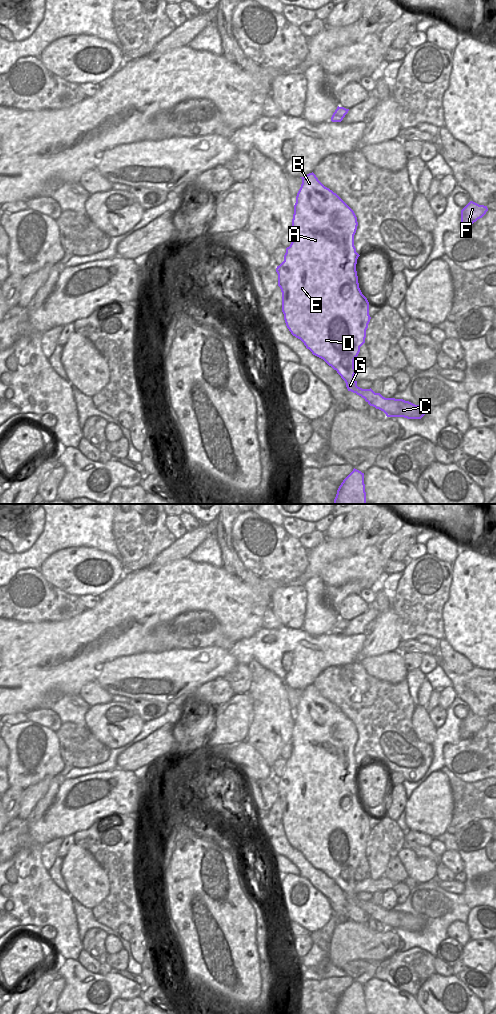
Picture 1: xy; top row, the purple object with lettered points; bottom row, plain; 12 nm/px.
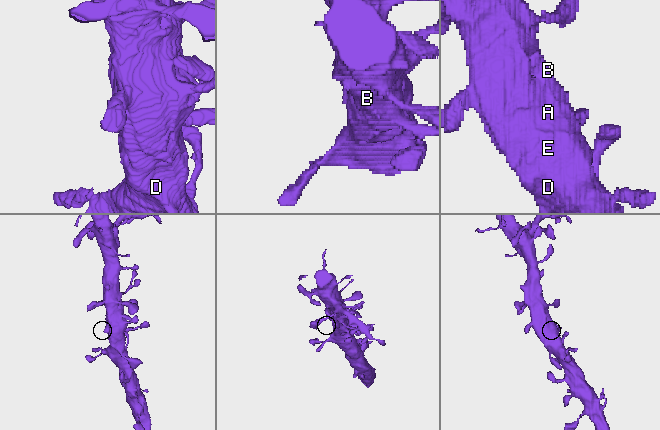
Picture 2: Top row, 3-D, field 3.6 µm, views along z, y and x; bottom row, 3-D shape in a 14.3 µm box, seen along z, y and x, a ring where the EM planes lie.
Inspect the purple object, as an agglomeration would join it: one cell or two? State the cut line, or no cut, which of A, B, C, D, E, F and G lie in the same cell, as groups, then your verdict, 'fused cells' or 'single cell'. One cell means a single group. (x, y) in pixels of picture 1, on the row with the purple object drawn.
no cut | A B C D E F G | single cell

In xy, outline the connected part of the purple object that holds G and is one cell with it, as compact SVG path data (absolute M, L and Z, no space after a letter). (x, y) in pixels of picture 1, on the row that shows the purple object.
M312 172L302 179L296 196L292 219L292 242L286 248L284 261L277 266L278 286L282 292L282 312L287 328L293 336L300 339L313 355L323 359L345 381L348 391L356 393L370 405L383 411L387 417L404 417L421 419L426 412L423 405L415 405L409 401L385 398L371 388L362 389L354 379L356 369L354 360L365 343L366 330L370 322L369 302L362 294L356 271L357 259L360 256L354 246L354 235L358 222L354 211L332 190L325 187Z

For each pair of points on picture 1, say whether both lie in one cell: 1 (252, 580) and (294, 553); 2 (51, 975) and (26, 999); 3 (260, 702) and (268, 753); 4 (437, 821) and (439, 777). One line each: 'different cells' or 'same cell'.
1: different cells
2: same cell
3: same cell
4: same cell

